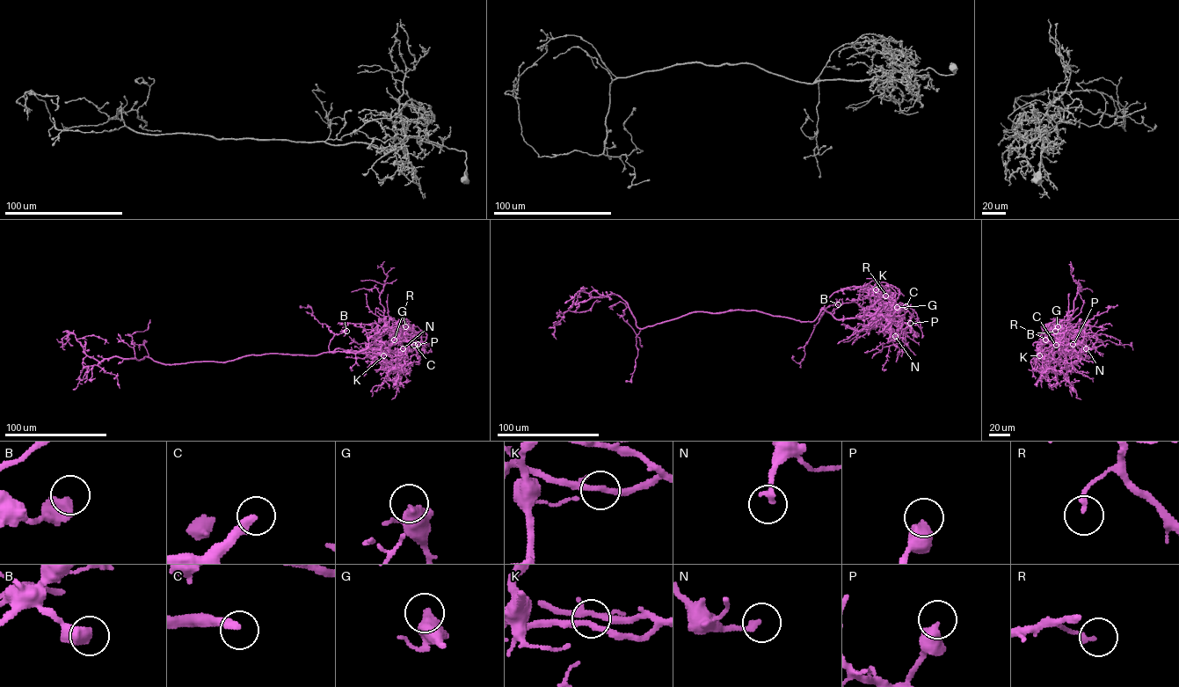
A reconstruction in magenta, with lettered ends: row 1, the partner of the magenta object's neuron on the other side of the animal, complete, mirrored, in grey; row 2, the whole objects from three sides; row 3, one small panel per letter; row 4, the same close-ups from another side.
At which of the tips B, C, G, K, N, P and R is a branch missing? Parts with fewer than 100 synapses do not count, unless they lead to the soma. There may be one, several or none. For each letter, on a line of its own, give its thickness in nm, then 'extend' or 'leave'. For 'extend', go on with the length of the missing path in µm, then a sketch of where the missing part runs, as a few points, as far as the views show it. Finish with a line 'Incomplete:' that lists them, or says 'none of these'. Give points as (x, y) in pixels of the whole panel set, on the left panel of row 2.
B: calibre 550 nm; leave
C: calibre 320 nm; extend; missing 60 µm; course (414, 345), (426, 318), (441, 320)
G: calibre 440 nm; leave
K: calibre 220 nm; leave
N: calibre 240 nm; leave
P: calibre 480 nm; leave
R: calibre 180 nm; leave
Incomplete: C

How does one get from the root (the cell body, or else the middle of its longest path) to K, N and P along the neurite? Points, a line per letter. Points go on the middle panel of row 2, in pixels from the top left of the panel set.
K: (753, 310), (813, 321), (835, 292), (852, 287), (876, 289)
N: (753, 310), (813, 321), (822, 310), (842, 319), (891, 316), (898, 308), (890, 310), (890, 328), (895, 336)
P: (753, 310), (813, 321), (822, 310), (842, 319), (891, 316), (904, 308), (912, 317), (910, 323)

